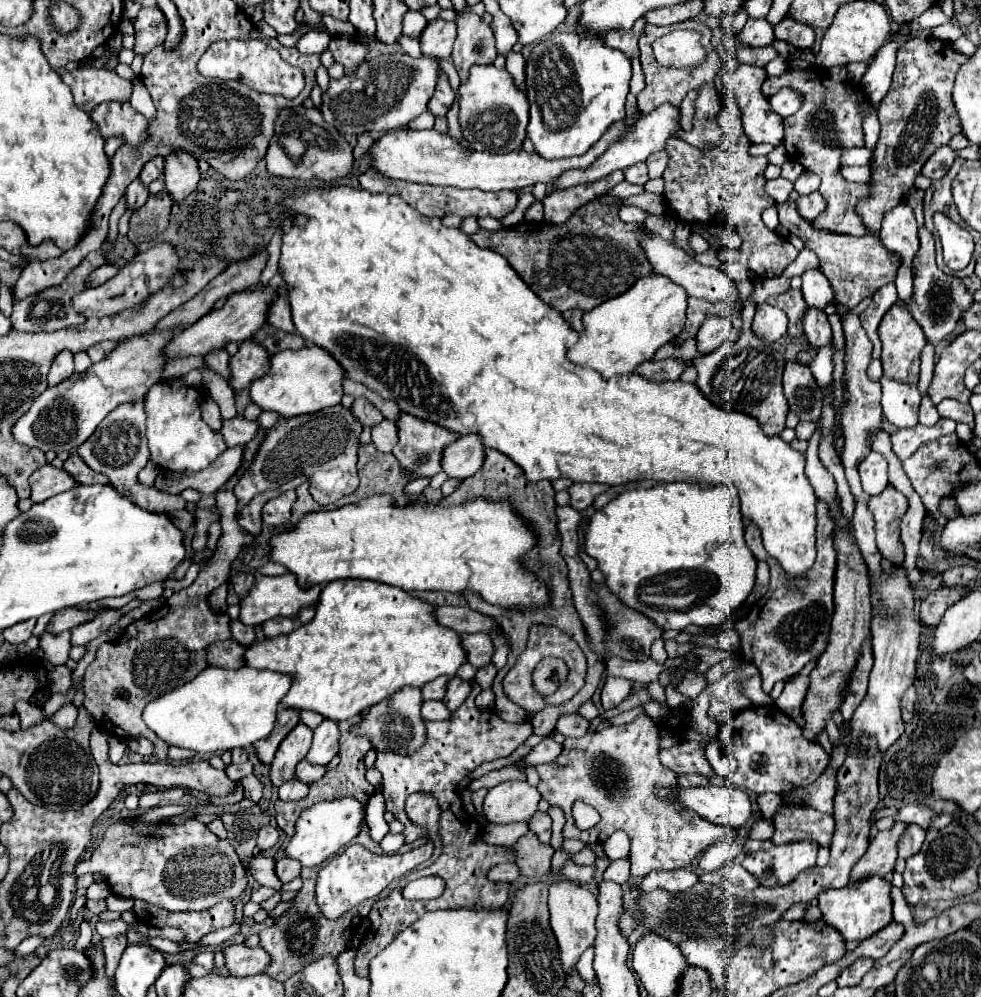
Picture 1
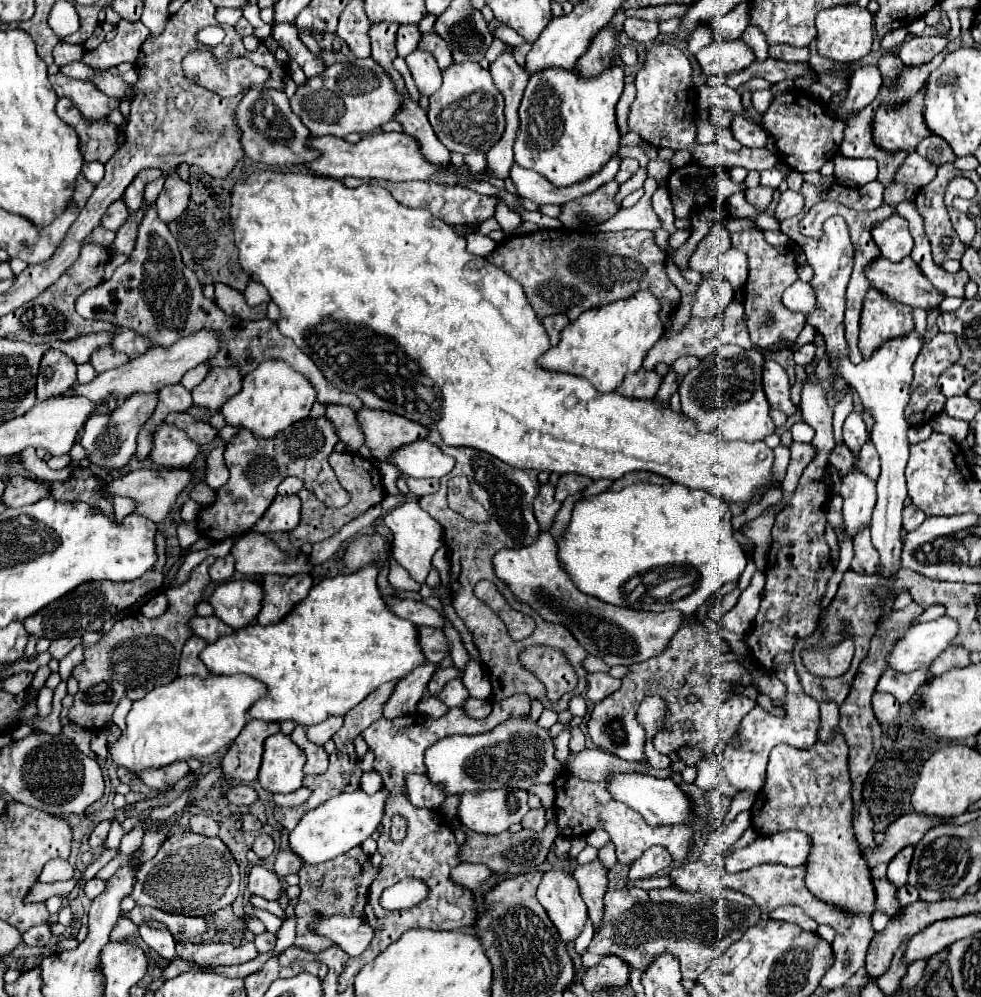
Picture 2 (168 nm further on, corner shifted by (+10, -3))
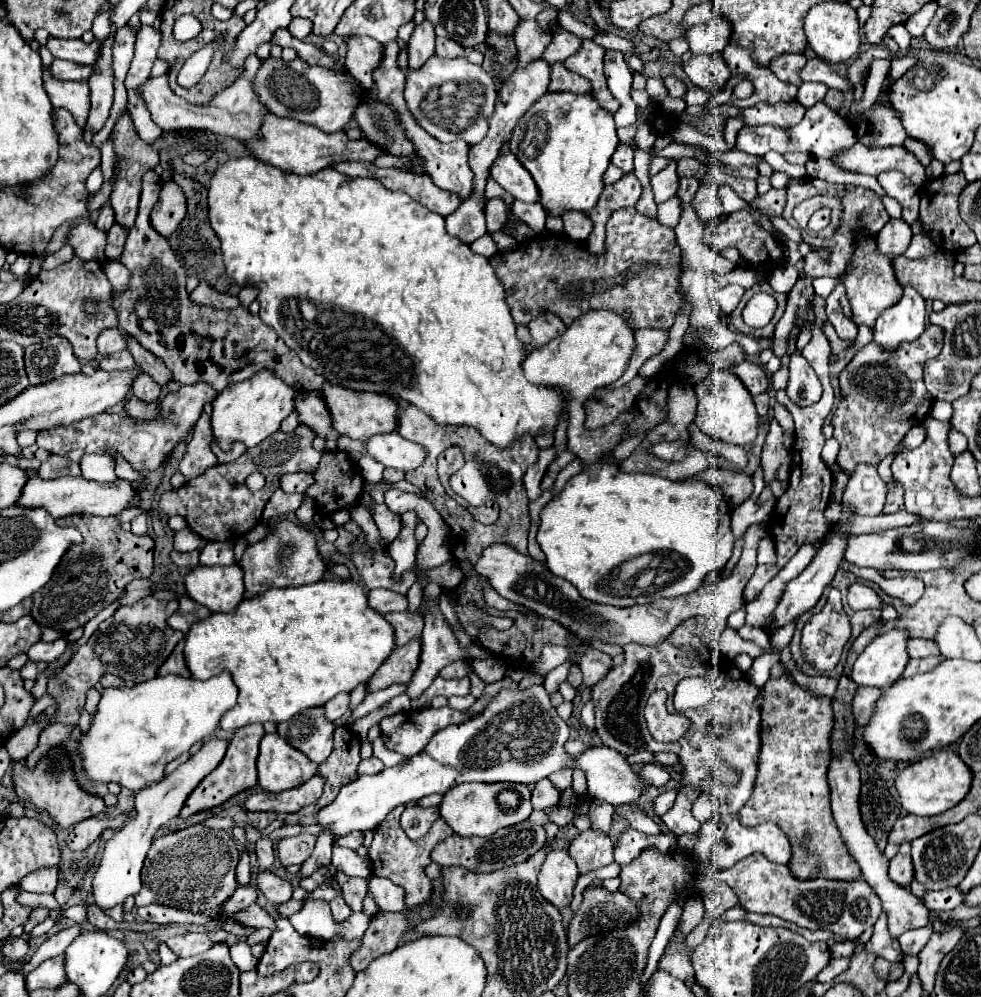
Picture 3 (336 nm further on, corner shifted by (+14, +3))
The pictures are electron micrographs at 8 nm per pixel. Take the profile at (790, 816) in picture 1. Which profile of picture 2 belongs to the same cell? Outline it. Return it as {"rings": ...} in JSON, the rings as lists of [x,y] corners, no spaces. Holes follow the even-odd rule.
{"rings":[[[835,728],[835,734],[829,742],[817,742],[813,748],[793,748],[789,744],[779,744],[771,750],[769,766],[767,766],[767,780],[761,792],[755,798],[755,804],[751,808],[751,826],[757,832],[781,832],[787,828],[801,830],[811,836],[811,854],[807,858],[807,872],[805,872],[805,884],[811,894],[817,898],[843,906],[851,912],[867,912],[873,914],[875,910],[875,890],[871,882],[871,874],[867,870],[867,862],[861,856],[861,850],[853,838],[851,828],[851,816],[853,816],[853,800],[851,800],[851,782],[849,782],[849,770],[847,770],[847,744],[839,728]]]}

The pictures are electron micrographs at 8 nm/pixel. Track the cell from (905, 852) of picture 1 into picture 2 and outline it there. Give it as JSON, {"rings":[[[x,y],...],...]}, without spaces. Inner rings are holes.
{"rings":[[[907,846],[905,850],[901,850],[901,854],[897,854],[897,858],[893,858],[893,860],[889,862],[887,878],[889,878],[895,886],[905,886],[905,884],[907,884],[907,872],[909,872],[911,856],[913,856],[913,846]]]}

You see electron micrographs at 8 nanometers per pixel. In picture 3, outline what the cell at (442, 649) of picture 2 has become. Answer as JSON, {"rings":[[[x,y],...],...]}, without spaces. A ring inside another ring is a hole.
{"rings":[[[393,612],[385,616],[391,626],[395,628],[395,644],[403,646],[409,644],[409,640],[415,640],[421,636],[423,628],[423,614],[413,614],[413,612]]]}

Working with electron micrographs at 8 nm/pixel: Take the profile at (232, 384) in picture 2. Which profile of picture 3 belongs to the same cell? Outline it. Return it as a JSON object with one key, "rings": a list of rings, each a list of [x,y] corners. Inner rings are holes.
{"rings":[[[197,382],[193,386],[181,386],[179,392],[167,394],[163,402],[159,402],[161,418],[157,420],[133,420],[123,418],[115,412],[103,412],[67,426],[49,428],[45,432],[37,434],[37,446],[45,448],[47,452],[55,452],[61,456],[67,456],[75,462],[81,460],[83,454],[95,452],[95,454],[107,454],[107,452],[119,452],[123,458],[135,468],[135,470],[155,470],[165,460],[165,456],[187,436],[187,432],[195,426],[197,418],[203,412],[203,406],[217,398],[219,392],[213,392],[213,388],[205,382]]]}

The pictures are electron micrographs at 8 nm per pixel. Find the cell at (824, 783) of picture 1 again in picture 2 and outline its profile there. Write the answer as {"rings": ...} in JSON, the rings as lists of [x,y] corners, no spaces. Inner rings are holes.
{"rings":[[[823,702],[819,704],[821,710],[821,730],[819,730],[819,740],[827,742],[833,738],[833,728],[837,728],[837,718],[839,718],[839,706],[835,702]]]}

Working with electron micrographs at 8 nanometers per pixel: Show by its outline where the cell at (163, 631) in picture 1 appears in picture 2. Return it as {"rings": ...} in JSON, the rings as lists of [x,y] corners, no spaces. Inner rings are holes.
{"rings":[[[205,558],[191,570],[185,584],[167,590],[169,610],[163,616],[145,618],[141,612],[127,614],[99,644],[85,648],[85,662],[73,670],[73,678],[79,682],[75,704],[69,710],[69,720],[73,724],[85,730],[101,730],[111,722],[111,714],[123,696],[139,700],[155,686],[169,684],[177,678],[181,648],[185,640],[193,636],[189,630],[189,618],[195,616],[195,606],[201,602],[203,588],[211,582],[207,570],[213,562],[215,558]]]}

